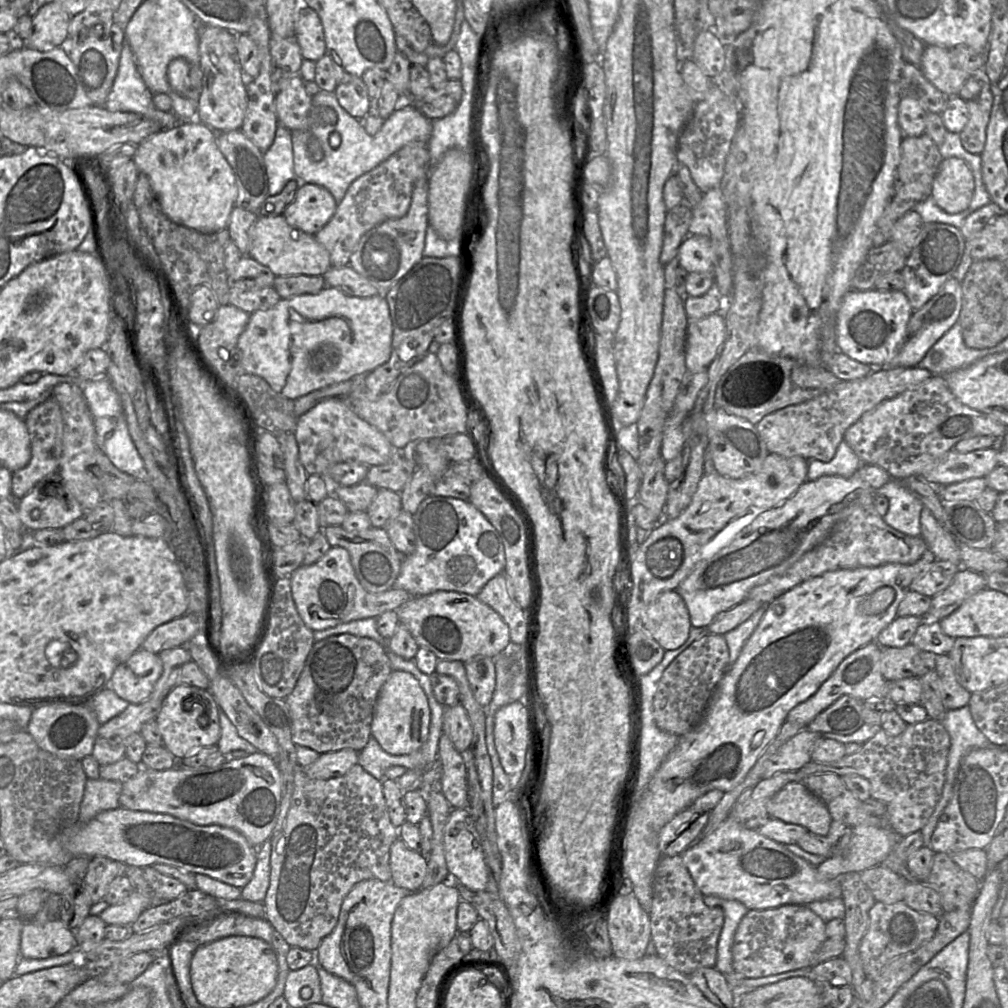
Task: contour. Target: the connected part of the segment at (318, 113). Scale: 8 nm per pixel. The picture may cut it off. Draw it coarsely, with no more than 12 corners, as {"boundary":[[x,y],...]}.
{"boundary":[[300,74],[275,95],[279,124],[290,131],[335,125],[336,112],[314,106]]}

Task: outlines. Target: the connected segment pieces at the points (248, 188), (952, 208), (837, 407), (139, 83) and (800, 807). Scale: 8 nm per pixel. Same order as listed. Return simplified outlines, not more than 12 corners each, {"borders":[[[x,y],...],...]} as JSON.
{"borders":[[[241,129],[217,133],[235,206],[259,216],[270,196],[263,152]],[[943,159],[931,197],[949,214],[966,210],[974,176],[965,160]],[[876,368],[755,426],[770,454],[828,462],[866,412],[931,376]],[[126,42],[104,106],[173,128],[180,120],[158,110]],[[789,782],[767,803],[770,817],[827,836],[826,804]]]}

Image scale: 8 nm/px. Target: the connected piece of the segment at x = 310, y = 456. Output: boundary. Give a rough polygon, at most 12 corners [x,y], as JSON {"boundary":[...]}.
{"boundary":[[346,399],[297,418],[308,475],[355,461],[386,464],[396,451]]}

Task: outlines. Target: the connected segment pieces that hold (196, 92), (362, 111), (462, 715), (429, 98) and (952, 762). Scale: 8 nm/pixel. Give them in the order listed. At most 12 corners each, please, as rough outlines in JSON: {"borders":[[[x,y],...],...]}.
{"borders":[[[179,57],[167,71],[171,88],[198,102],[203,72],[199,63]],[[362,78],[339,83],[339,104],[363,119],[373,106]],[[460,702],[445,707],[442,729],[458,752],[473,728]],[[448,79],[410,100],[436,120],[454,112],[462,92],[460,80]],[[968,705],[947,710],[950,736],[946,779],[934,812],[921,830],[929,846],[952,798],[961,759],[993,747],[976,726]]]}

